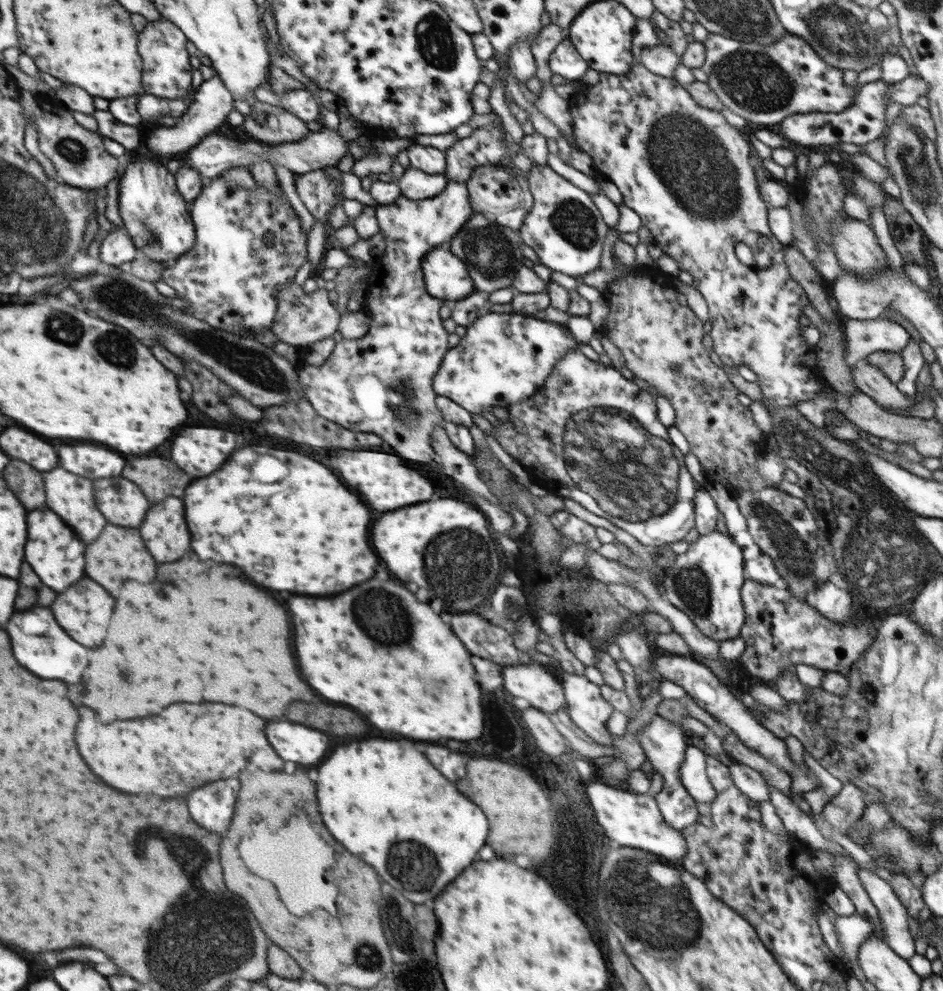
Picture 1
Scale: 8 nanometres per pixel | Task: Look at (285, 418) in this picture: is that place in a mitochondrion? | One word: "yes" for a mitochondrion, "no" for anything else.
yes

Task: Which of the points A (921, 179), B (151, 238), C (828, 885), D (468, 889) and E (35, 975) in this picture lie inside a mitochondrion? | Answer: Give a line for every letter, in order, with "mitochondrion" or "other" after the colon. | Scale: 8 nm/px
A: mitochondrion
B: mitochondrion
C: other
D: other
E: other

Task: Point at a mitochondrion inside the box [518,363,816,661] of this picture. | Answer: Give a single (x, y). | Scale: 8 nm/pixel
(617, 464)

